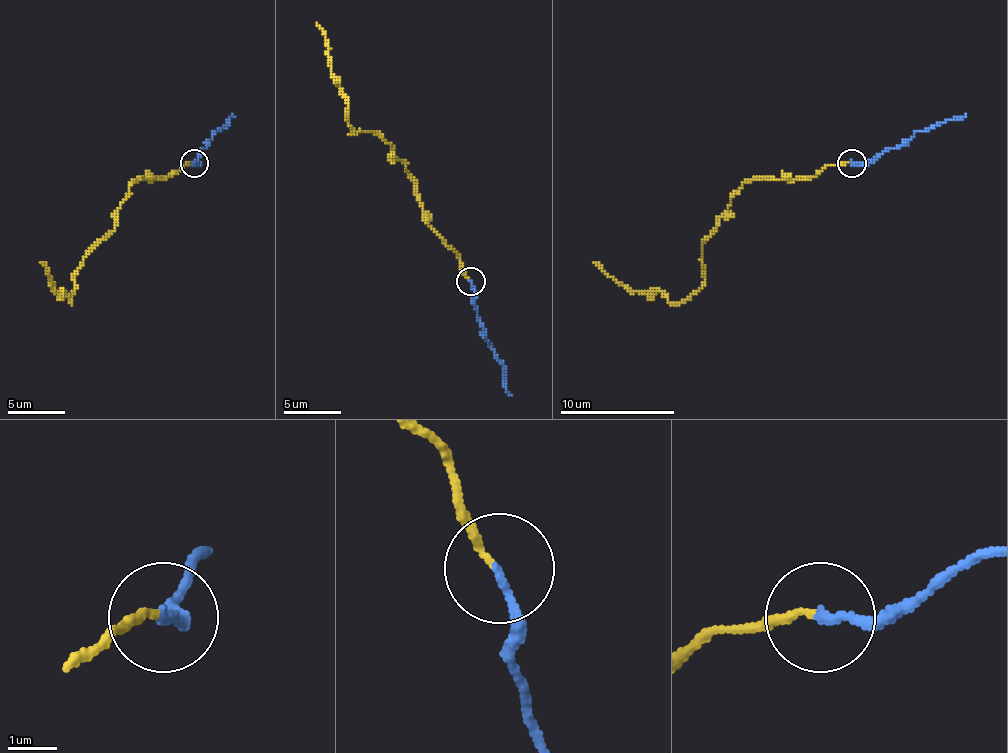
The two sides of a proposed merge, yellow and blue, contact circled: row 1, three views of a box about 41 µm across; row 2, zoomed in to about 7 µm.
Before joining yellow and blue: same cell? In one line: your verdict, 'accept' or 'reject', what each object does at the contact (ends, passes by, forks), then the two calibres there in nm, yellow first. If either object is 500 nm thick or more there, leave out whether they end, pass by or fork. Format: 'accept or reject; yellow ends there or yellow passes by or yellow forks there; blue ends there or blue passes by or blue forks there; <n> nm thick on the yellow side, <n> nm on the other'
accept; yellow ends there; blue ends there; 140 nm thick on the yellow side, 170 nm on the other

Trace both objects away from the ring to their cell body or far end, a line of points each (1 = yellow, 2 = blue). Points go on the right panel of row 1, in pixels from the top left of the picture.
1: (851, 162), (828, 165), (814, 177), (748, 179), (702, 245), (705, 277), (688, 300), (628, 291), (593, 262)
2: (851, 162), (874, 162), (917, 131), (965, 114)

